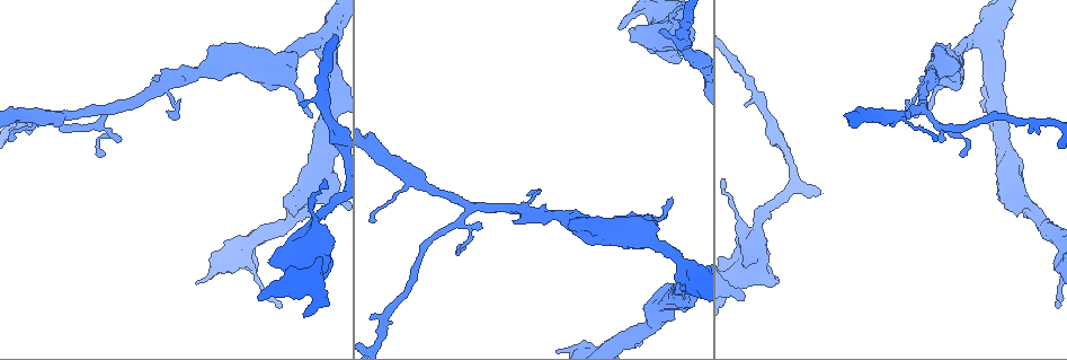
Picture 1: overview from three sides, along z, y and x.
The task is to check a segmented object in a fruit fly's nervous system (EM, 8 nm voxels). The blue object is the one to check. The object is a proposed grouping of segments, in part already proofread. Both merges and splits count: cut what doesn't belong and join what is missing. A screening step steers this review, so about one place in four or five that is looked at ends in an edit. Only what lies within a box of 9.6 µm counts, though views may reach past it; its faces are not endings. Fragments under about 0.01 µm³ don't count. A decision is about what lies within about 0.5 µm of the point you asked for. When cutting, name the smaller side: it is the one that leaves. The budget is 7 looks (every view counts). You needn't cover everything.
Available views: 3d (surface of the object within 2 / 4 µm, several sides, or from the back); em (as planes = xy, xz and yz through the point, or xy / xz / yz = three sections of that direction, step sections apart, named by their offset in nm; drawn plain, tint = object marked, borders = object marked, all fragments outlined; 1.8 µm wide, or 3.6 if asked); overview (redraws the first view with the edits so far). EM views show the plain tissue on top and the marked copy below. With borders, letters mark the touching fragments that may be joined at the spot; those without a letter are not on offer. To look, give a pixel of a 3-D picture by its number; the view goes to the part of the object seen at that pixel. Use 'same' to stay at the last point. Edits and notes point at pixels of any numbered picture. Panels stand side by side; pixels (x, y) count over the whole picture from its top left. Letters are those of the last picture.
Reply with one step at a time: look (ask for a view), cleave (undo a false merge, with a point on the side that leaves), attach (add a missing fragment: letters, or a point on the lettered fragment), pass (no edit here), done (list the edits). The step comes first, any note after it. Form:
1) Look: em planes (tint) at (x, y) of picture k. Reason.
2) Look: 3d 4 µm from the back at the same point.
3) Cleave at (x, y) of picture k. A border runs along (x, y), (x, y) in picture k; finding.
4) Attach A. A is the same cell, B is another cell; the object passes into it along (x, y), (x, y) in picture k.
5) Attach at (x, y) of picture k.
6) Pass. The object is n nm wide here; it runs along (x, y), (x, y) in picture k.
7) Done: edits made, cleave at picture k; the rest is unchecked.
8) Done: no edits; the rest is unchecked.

Look: 3d 4 µm from the back at (159, 87) of picture 1. Sharp bend.

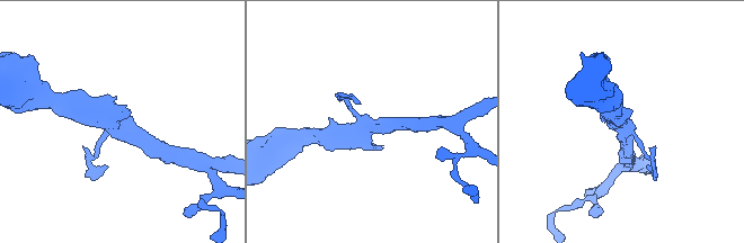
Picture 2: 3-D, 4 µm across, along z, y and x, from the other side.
Look: em planes (borders) at (620, 125) of picture 2. Need the tissue.

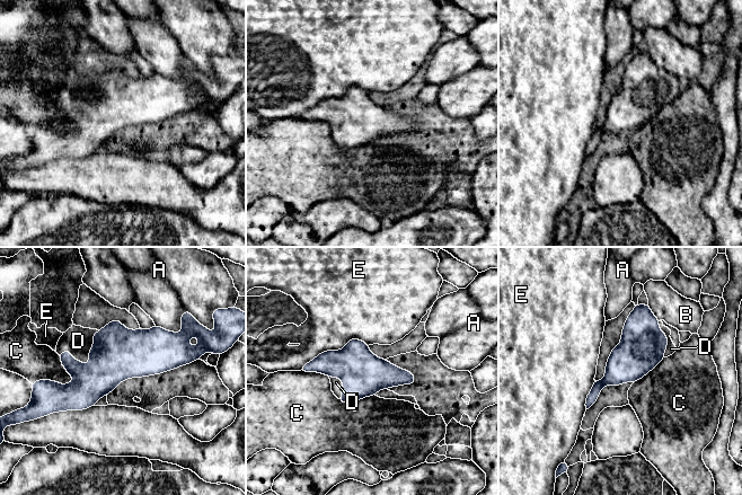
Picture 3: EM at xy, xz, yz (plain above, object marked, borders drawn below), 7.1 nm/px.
Attach D. The longest contact is with E, 550 nm; D is the same cell, A, B, C and E are other cells; the object passes into it along (118, 353), (89, 361), (78, 341) in picture 3; it goes on there.

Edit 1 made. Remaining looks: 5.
Look: overview. Redraw.

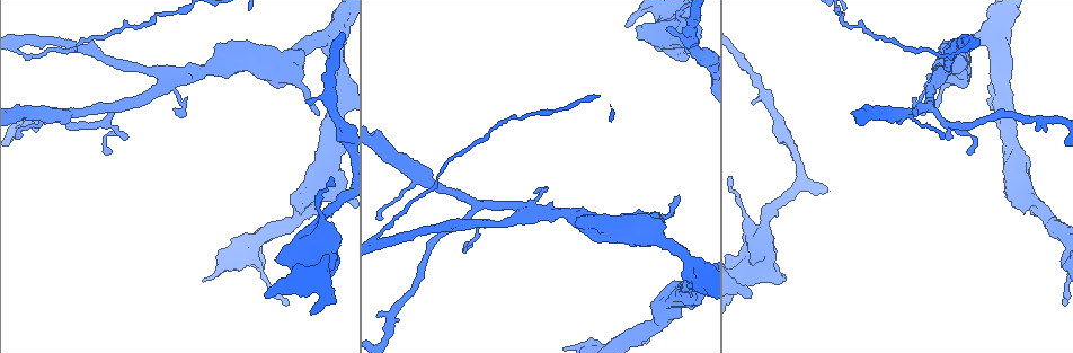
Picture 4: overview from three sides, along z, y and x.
Look: em planes (borders) at (124, 134) of picture 4.

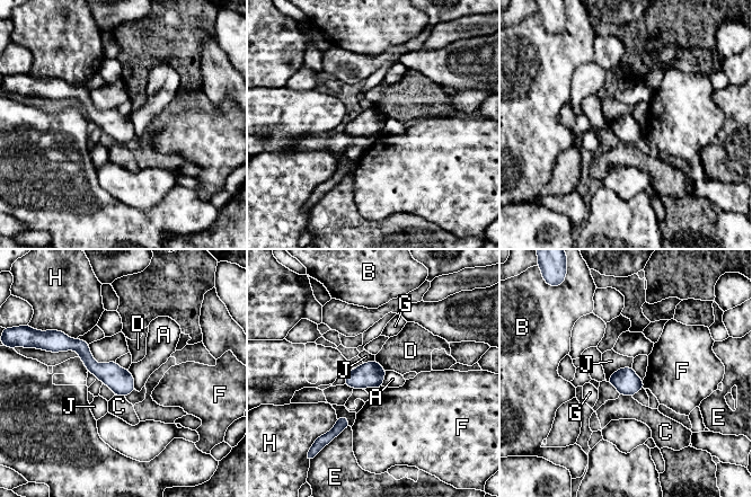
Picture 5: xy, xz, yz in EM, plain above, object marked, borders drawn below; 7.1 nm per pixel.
Pass. A, B, C, D, E, F, G, H and J are other cells; it runs along (63, 340), (131, 388) in picture 5; no lettered fragment goes on from it.

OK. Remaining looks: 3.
Look: em planes (borders) at (627, 26) of picture 4. Branch stops here.

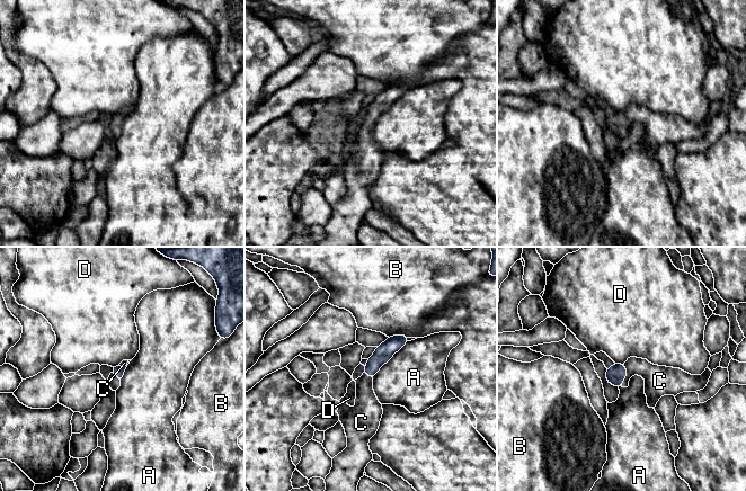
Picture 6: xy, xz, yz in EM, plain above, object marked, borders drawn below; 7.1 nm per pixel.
Attach C. C is the same cell, A, B and D are other cells; the neuron continues.

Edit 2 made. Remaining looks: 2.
Done: edits made, attach at picture 3, attach at picture 6; the rest is unchecked.

